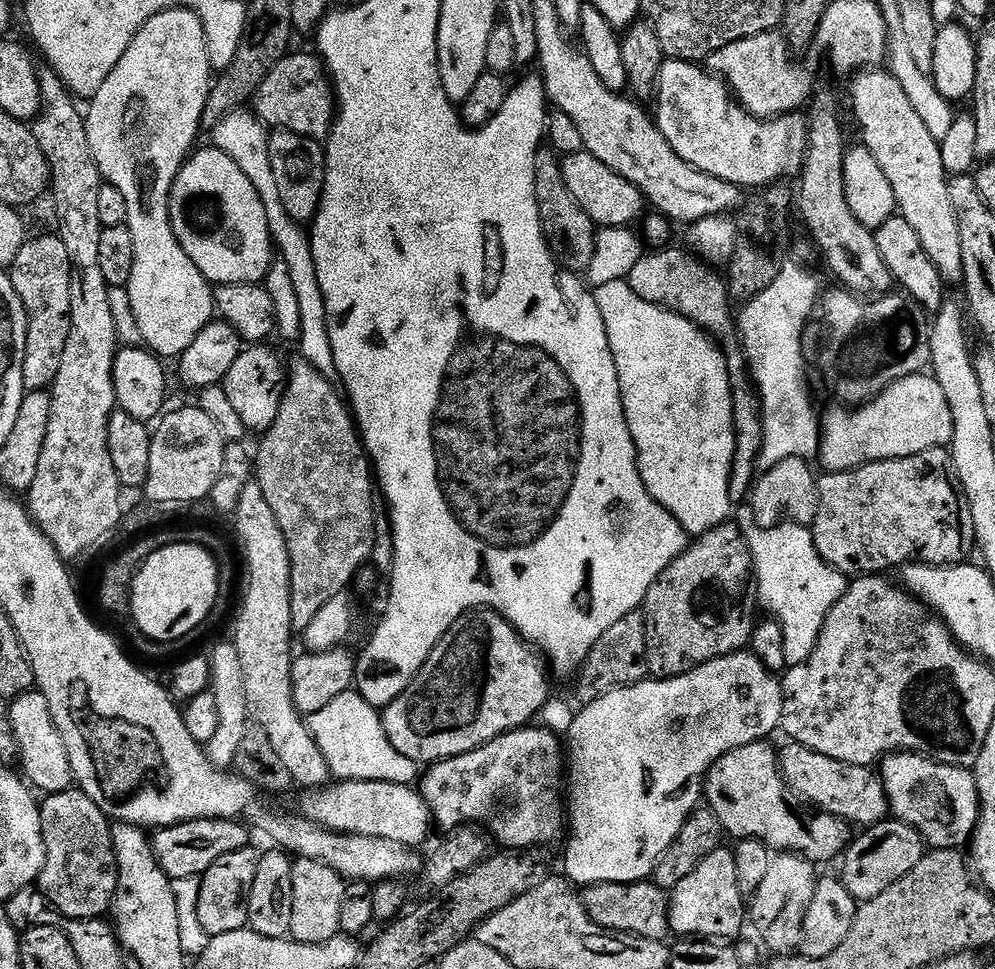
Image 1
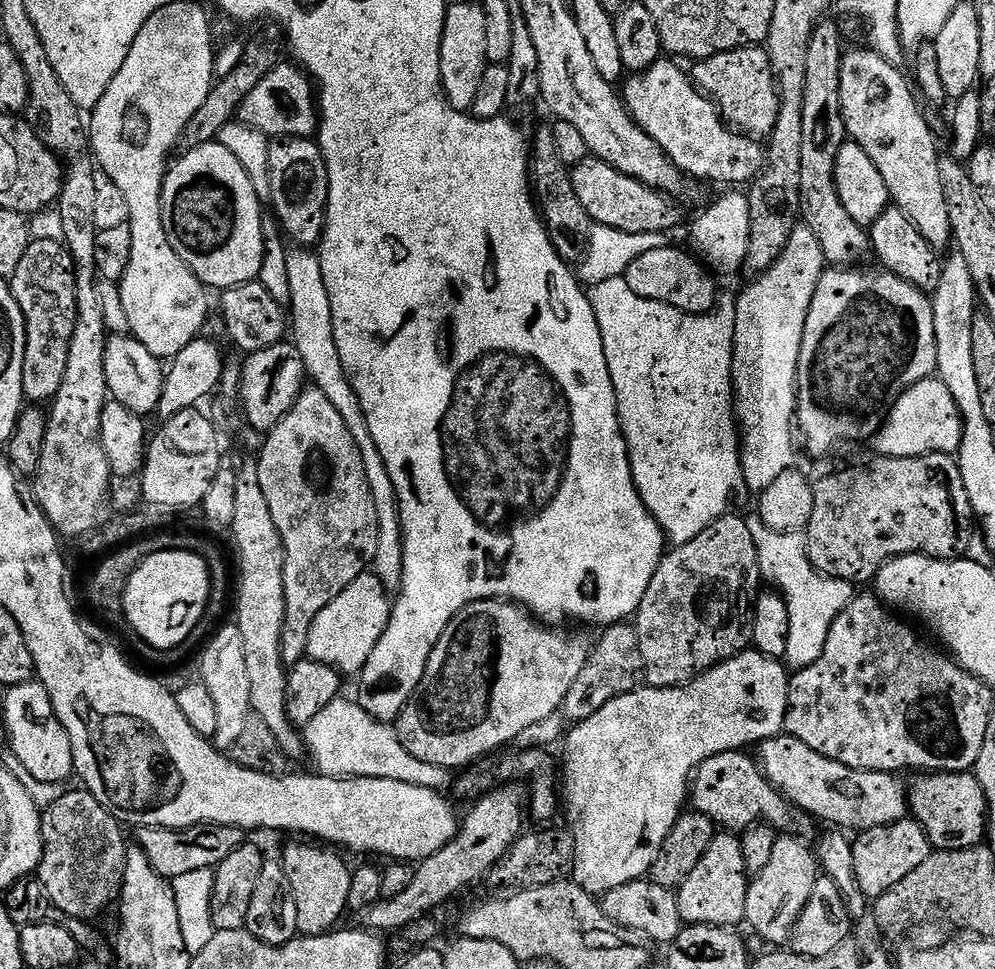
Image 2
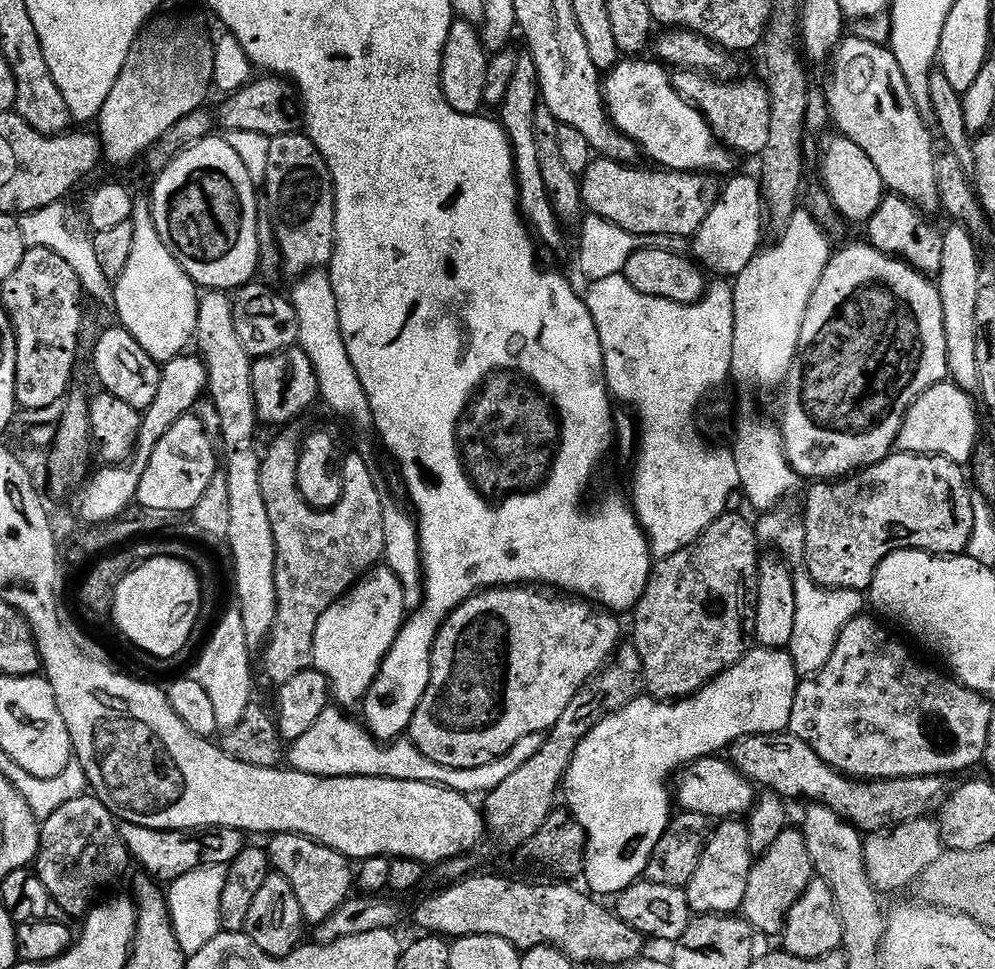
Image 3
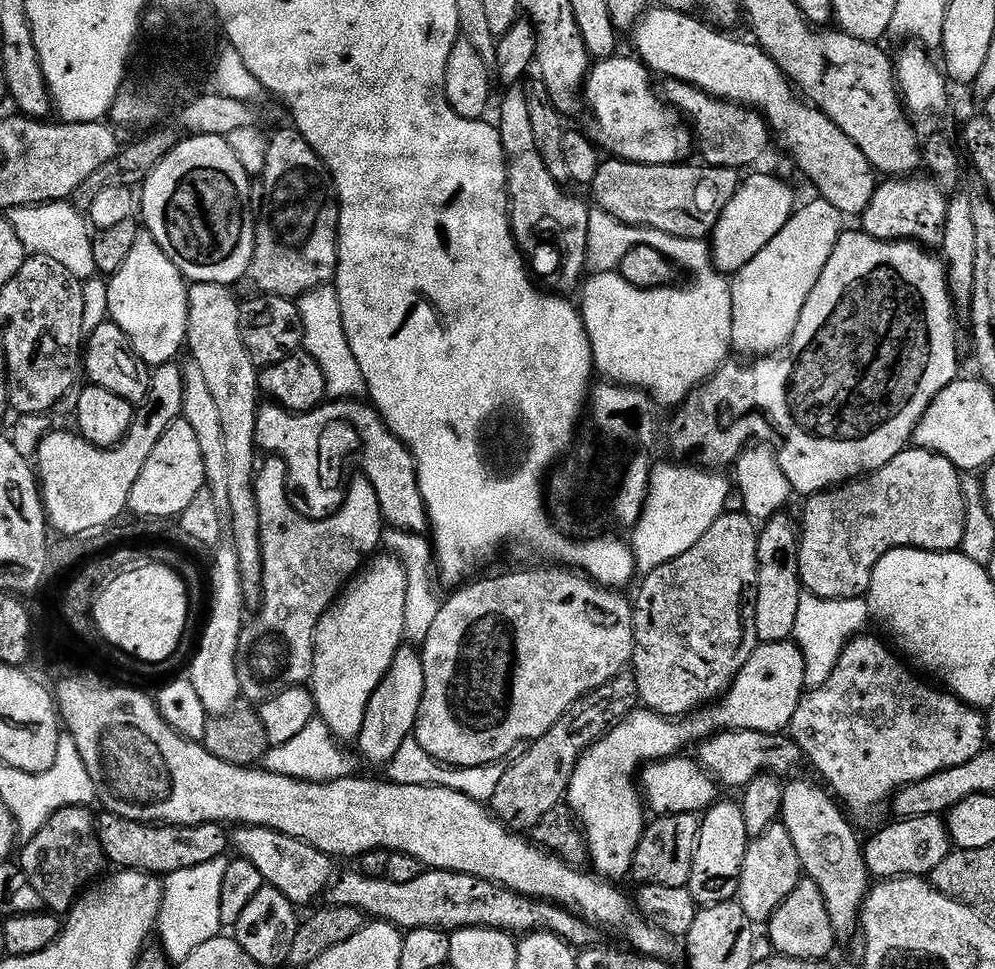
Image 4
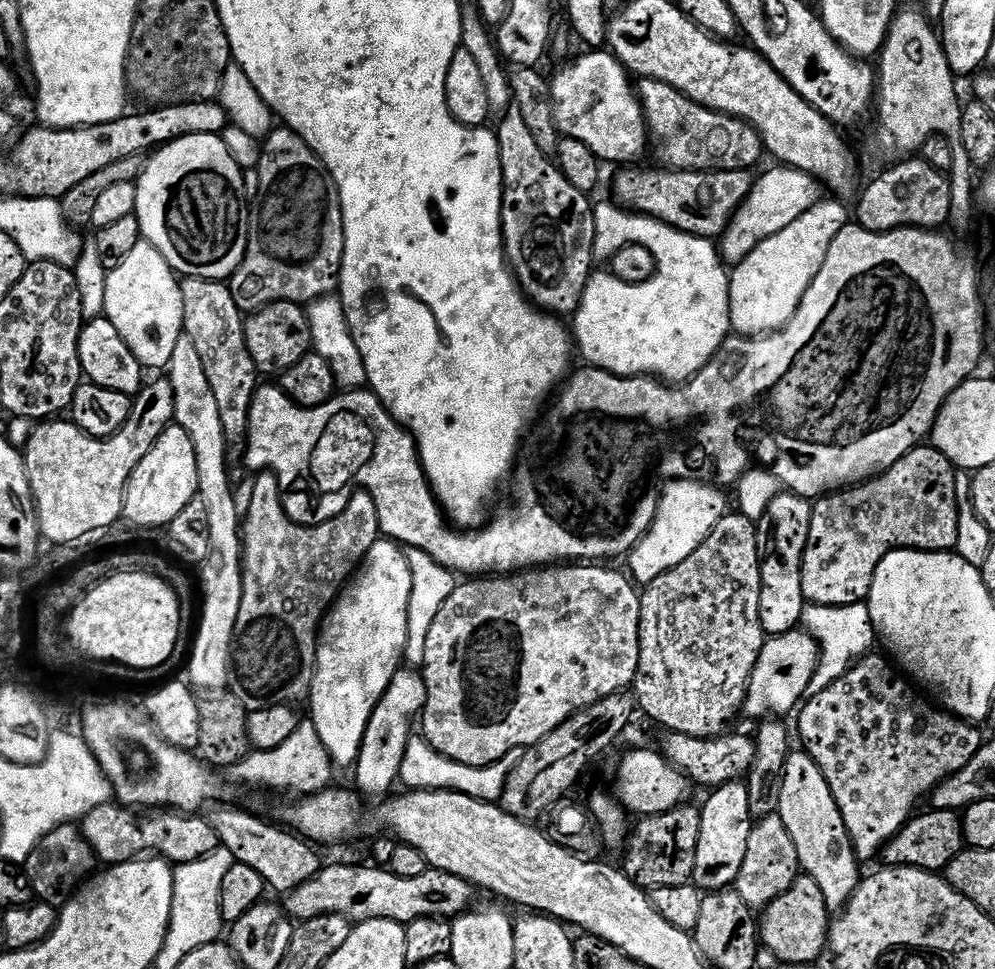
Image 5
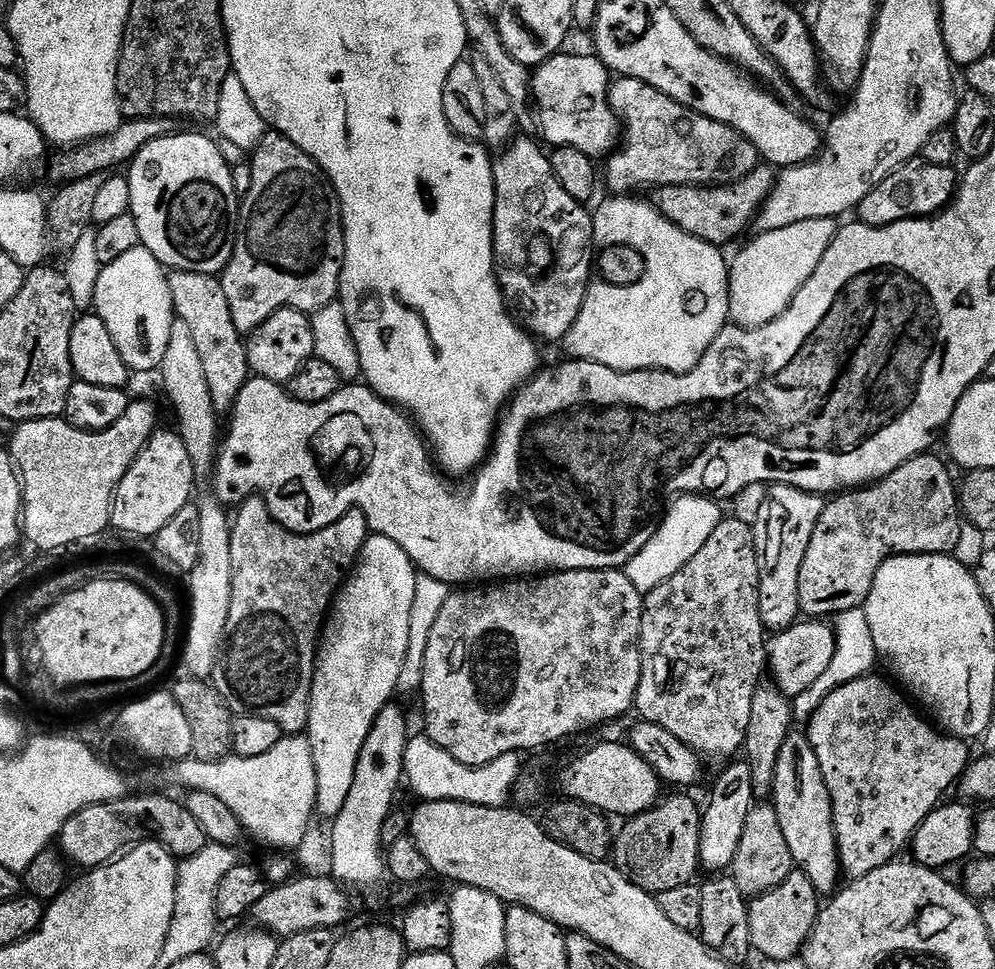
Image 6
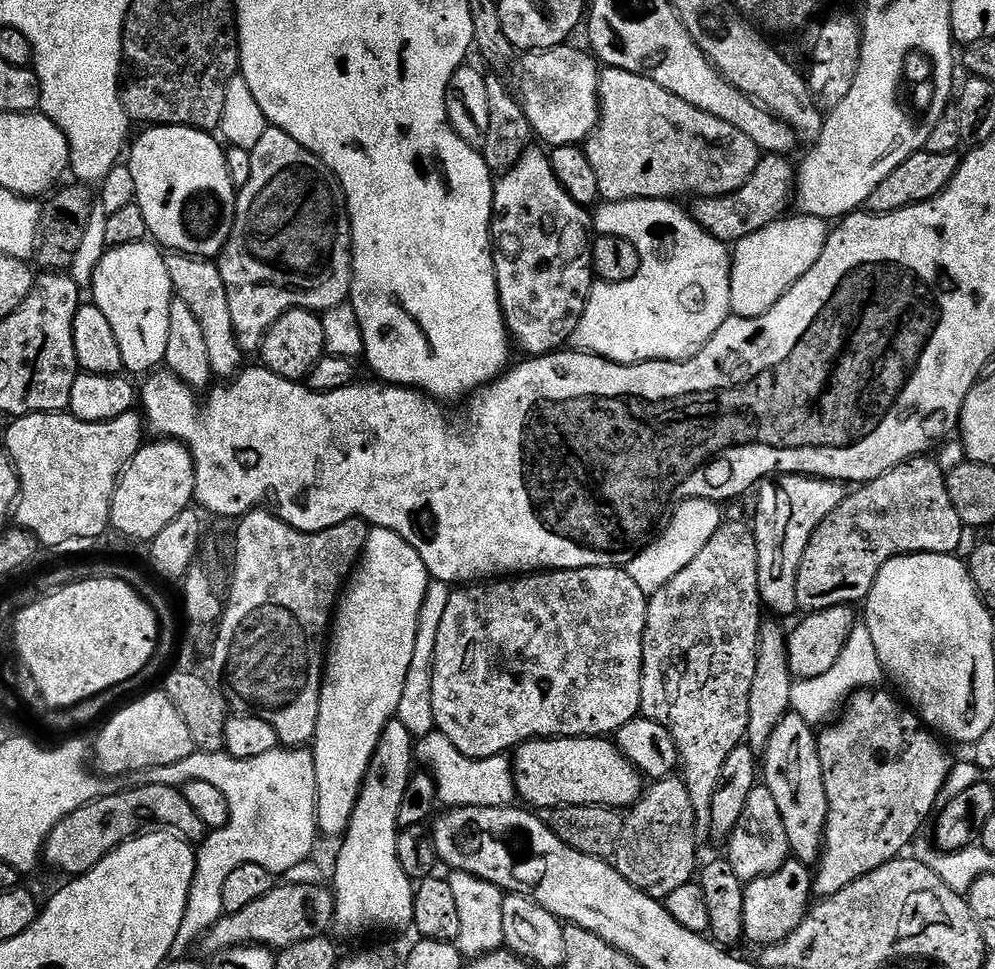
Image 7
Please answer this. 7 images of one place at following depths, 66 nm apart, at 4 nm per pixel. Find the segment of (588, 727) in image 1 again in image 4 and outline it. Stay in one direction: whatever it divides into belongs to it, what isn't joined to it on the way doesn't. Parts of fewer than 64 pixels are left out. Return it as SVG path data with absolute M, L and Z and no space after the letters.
M783 640L773 644L760 644L756 647L754 654L750 654L750 662L742 666L731 688L711 706L697 710L683 718L669 718L660 716L656 712L637 710L620 723L615 724L601 740L594 742L584 751L570 778L566 797L566 804L573 808L571 811L582 825L584 834L588 838L591 867L604 878L627 877L631 873L634 856L646 827L646 819L644 820L646 808L642 803L642 792L637 784L638 773L645 764L654 760L667 760L670 756L683 753L687 744L695 745L701 740L708 739L715 732L754 730L769 734L783 733L791 725L794 710L798 710L798 702L803 698L805 691L802 650L792 640Z

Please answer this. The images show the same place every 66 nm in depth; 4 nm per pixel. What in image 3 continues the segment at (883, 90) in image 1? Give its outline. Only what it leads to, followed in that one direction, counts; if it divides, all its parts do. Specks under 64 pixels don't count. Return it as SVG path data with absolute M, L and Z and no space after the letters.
M848 34L840 41L831 64L832 77L826 95L835 131L866 150L889 193L906 198L925 214L939 213L938 177L934 174L937 149L932 148L934 132L924 125L925 117L910 96L892 49Z

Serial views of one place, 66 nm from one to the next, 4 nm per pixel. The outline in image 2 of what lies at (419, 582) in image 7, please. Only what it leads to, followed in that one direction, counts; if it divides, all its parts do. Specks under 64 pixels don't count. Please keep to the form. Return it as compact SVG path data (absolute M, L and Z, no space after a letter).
M371 571L363 572L318 614L318 618L314 618L307 659L317 660L341 674L358 674L366 666L370 654L374 654L374 646L378 646L378 638L382 638L392 617L392 606L389 589Z

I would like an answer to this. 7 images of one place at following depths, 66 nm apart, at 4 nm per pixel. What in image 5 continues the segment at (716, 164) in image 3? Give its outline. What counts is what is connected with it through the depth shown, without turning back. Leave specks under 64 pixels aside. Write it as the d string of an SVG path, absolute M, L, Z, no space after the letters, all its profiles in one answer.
M588 50L585 56L577 58L573 64L568 64L556 77L552 76L552 102L556 127L564 136L573 136L578 142L590 146L601 162L608 160L615 166L628 166L644 151L649 151L650 137L648 126L644 122L644 108L640 104L640 97L634 87L633 77L627 68L608 50Z

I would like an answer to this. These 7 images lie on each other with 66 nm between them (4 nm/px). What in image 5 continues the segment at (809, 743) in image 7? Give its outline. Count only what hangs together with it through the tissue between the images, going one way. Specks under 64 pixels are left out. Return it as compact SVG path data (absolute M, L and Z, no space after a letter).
M803 750L789 751L778 814L782 822L786 822L786 830L790 830L790 838L794 838L803 875L818 882L818 890L822 890L822 898L826 898L829 913L843 912L854 890L860 885L862 864L856 859L846 822L842 822L838 802L834 802L834 794L822 770L814 762L814 758L810 758Z

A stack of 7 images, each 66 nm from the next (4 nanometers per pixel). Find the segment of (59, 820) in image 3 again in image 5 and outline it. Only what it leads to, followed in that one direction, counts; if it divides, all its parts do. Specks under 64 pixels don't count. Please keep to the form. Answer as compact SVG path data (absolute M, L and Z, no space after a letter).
M69 822L58 826L30 854L30 858L22 865L23 875L28 877L28 887L33 897L45 904L63 906L70 897L93 875L98 861L92 853L92 847L86 842L83 831L75 823Z

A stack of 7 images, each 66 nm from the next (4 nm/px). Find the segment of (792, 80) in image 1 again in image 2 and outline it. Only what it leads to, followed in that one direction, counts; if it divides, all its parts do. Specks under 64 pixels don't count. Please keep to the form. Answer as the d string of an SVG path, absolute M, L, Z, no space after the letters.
M763 47L735 48L719 52L705 60L691 65L693 84L720 109L720 115L727 127L742 136L768 138L775 130L780 106L780 93L772 75L772 62Z

